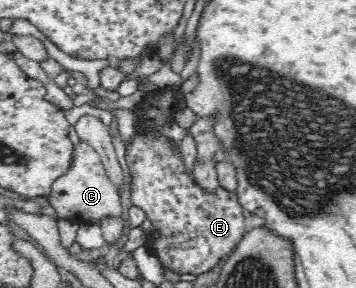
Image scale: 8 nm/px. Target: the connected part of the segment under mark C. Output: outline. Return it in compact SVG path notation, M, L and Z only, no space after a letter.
M81 140L80 144L75 146L75 160L69 171L52 185L48 203L54 208L58 219L79 223L102 220L104 217L121 220L122 203L118 194L115 185L106 174L100 154L88 142Z

